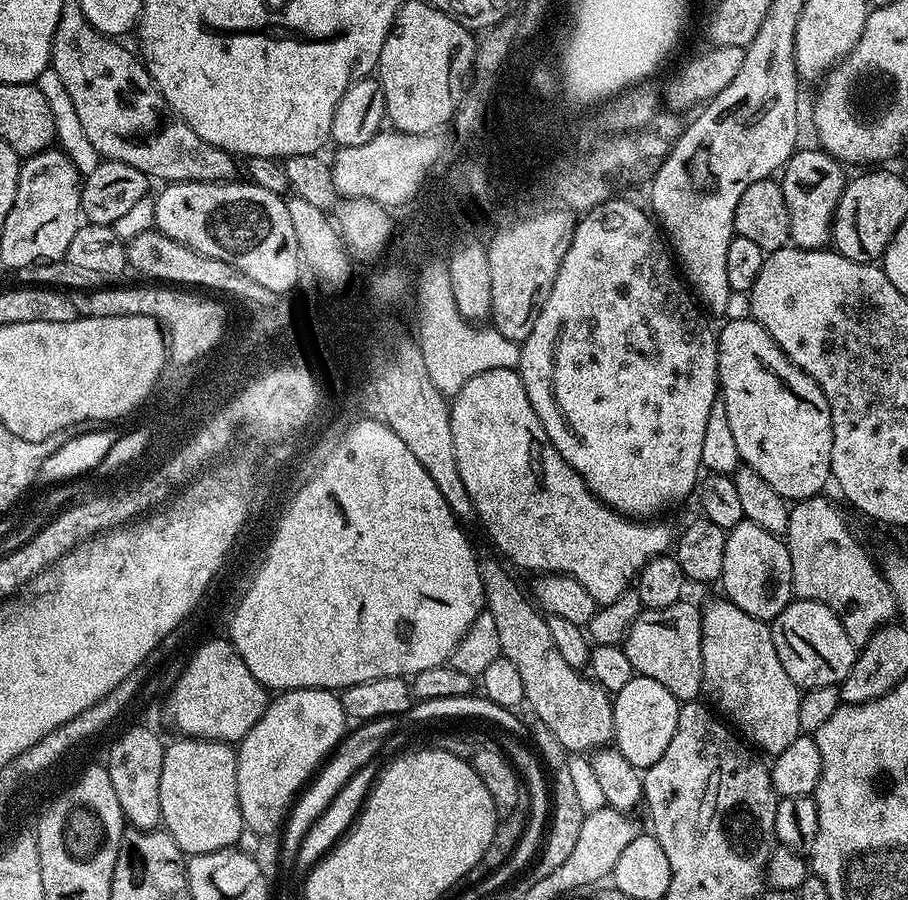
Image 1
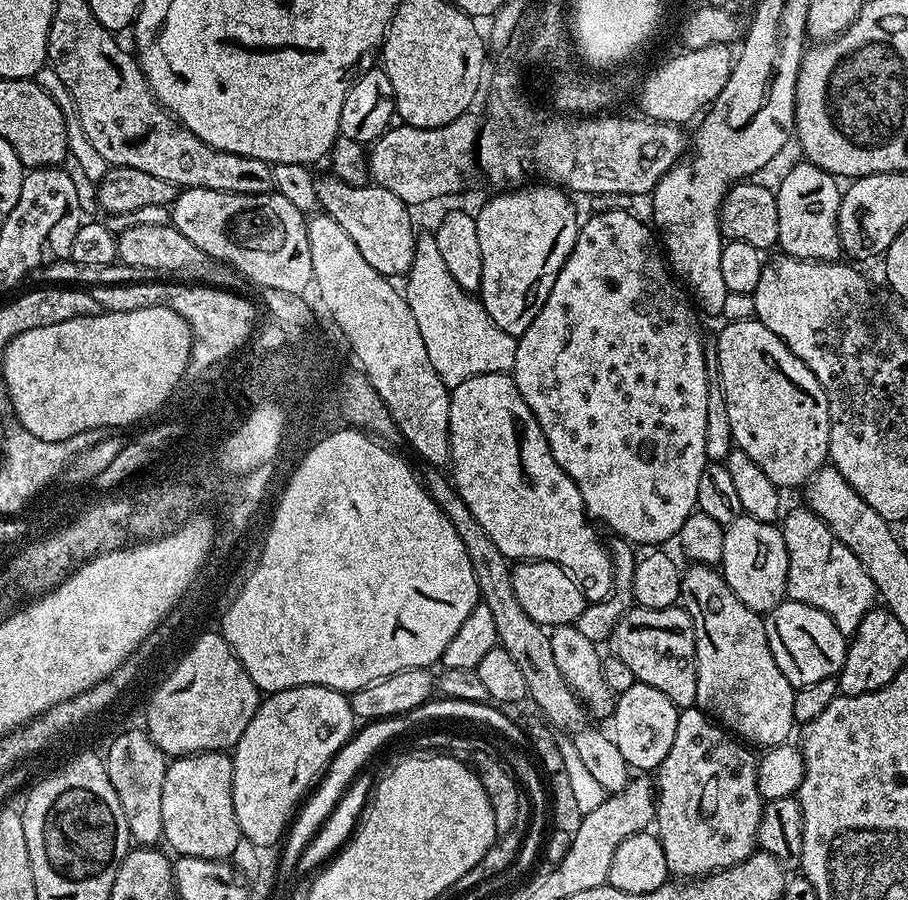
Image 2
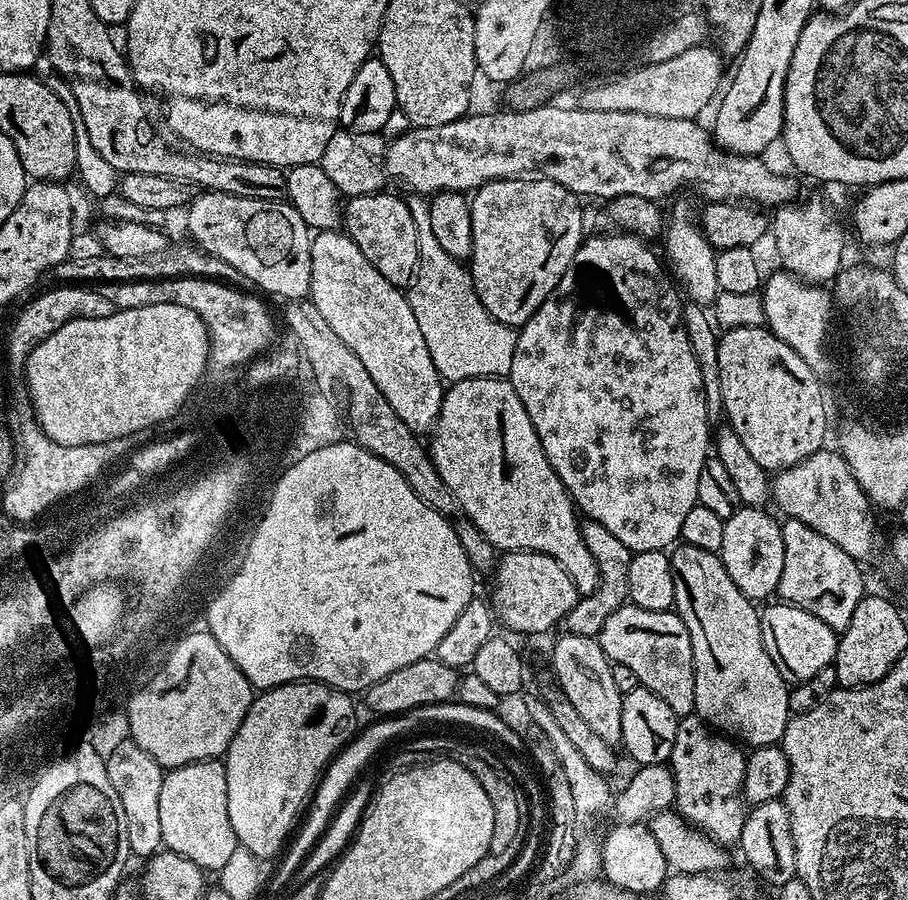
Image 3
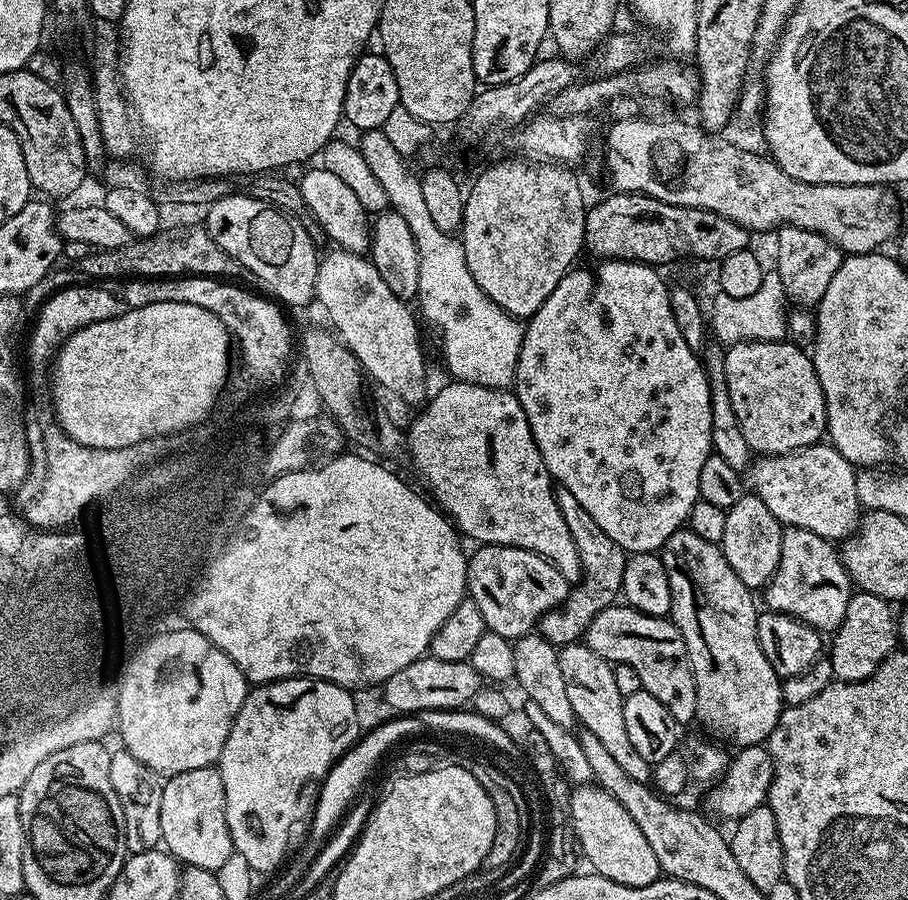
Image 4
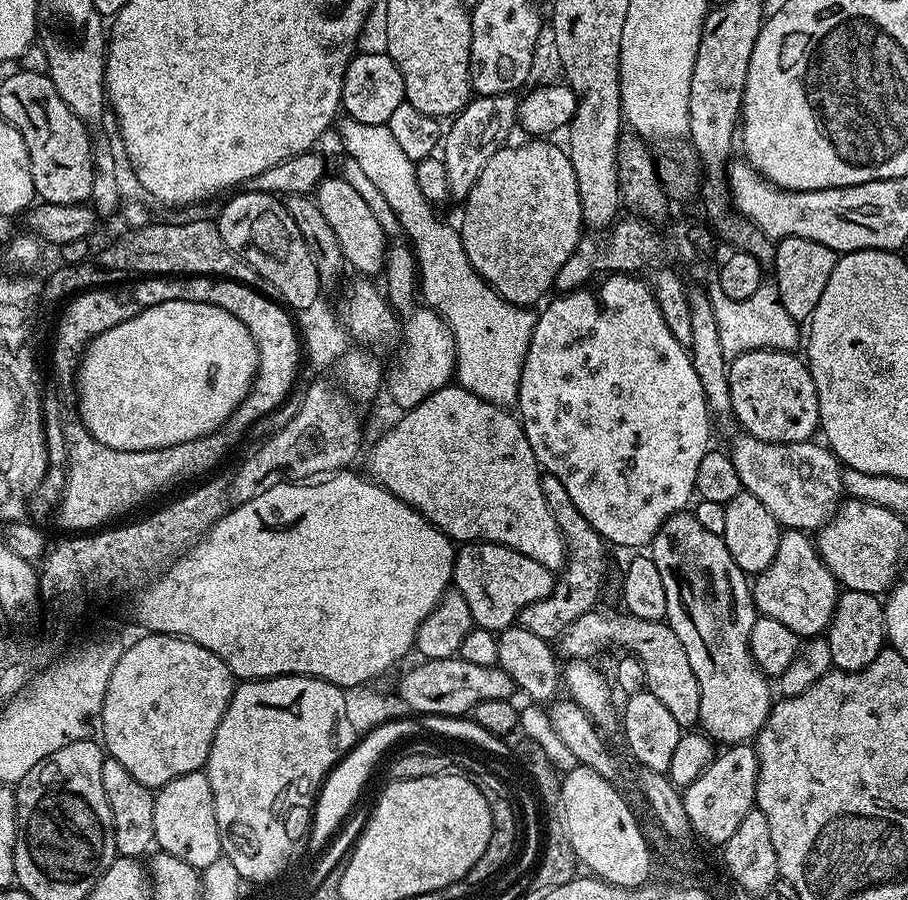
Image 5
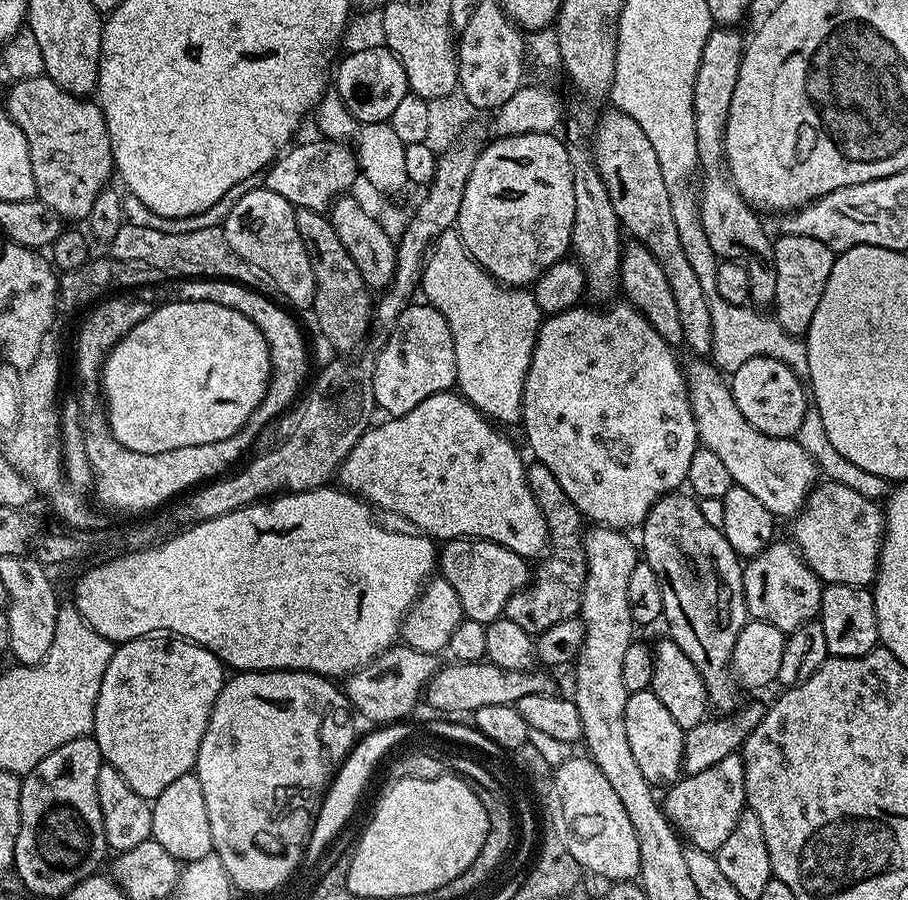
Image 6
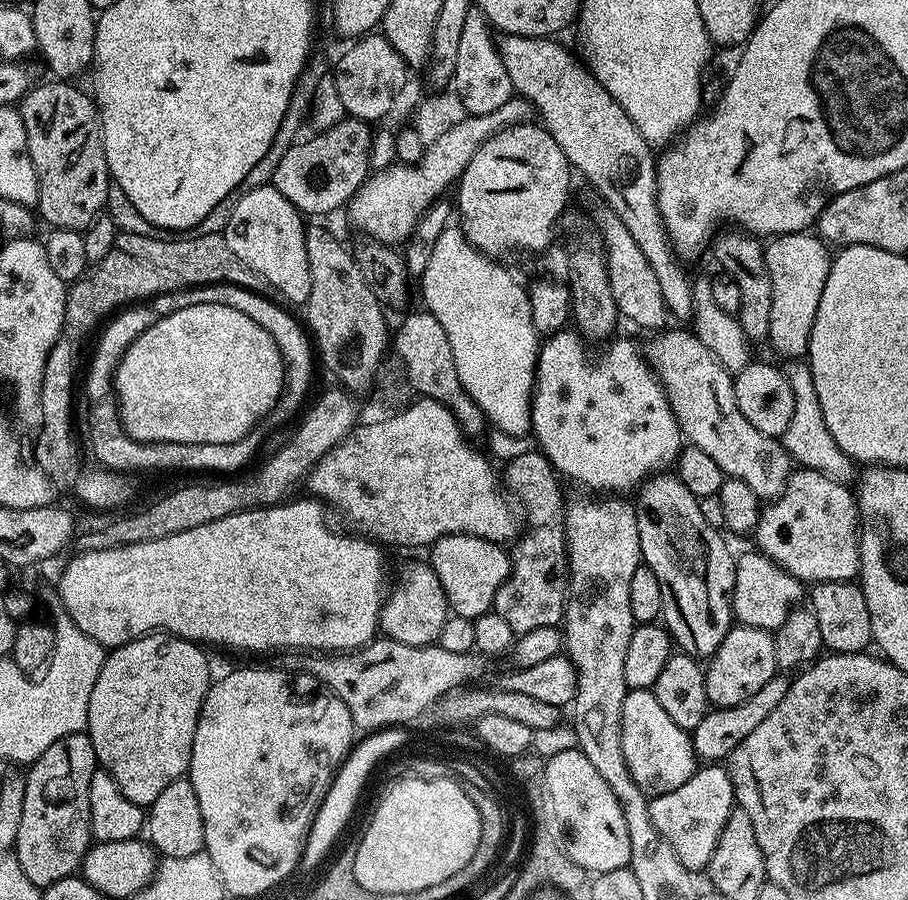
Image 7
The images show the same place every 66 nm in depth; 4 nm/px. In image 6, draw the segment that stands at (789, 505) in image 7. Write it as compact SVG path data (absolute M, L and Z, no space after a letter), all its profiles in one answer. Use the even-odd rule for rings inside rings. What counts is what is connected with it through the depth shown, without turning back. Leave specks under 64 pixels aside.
M820 482L809 492L803 508L791 524L791 543L821 582L863 588L875 581L876 569L880 567L880 544L884 541L884 513L877 501L866 499L862 494L858 494L858 490L850 490L850 486Z

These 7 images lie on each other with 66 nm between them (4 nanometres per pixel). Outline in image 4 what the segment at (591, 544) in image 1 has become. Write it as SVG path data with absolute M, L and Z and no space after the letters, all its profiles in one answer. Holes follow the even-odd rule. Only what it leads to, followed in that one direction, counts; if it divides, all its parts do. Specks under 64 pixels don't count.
M453 379L452 384L445 388L440 388L431 393L430 399L419 409L416 421L412 425L407 425L406 439L408 441L407 455L412 456L412 464L416 467L418 475L424 479L426 487L432 491L431 499L435 501L441 512L456 525L457 529L465 537L476 540L477 545L481 544L501 544L502 546L514 546L522 550L536 552L540 556L545 556L569 582L579 581L580 559L578 558L578 546L574 546L574 538L570 534L570 526L566 526L566 518L562 510L558 510L556 501L556 488L552 476L546 470L546 462L542 462L542 454L534 442L534 434L530 430L530 422L526 422L526 414L518 402L515 391L503 388L487 388L477 384L467 384L465 380Z

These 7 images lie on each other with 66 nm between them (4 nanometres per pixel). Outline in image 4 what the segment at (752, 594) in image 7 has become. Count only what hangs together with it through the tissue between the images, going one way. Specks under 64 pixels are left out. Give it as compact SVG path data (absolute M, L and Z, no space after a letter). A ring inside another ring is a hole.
M783 529L778 570L774 570L772 581L762 592L768 603L765 604L767 611L793 616L821 634L831 634L842 626L842 618L846 618L846 606L850 606L853 591L854 585L833 541L823 540L810 530Z

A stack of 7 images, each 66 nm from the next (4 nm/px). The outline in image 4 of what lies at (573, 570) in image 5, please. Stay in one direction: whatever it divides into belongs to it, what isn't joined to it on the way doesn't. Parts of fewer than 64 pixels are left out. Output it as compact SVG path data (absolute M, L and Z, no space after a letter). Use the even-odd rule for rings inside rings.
M562 487L556 488L556 501L558 510L566 518L566 526L570 526L570 534L574 538L574 546L578 546L578 558L580 559L580 578L578 583L569 591L568 596L554 610L550 610L540 620L538 634L546 642L556 645L557 649L564 648L568 644L575 644L583 637L584 632L602 614L602 610L613 607L621 595L622 570L626 553L624 549L582 510L578 498L570 494L570 490Z

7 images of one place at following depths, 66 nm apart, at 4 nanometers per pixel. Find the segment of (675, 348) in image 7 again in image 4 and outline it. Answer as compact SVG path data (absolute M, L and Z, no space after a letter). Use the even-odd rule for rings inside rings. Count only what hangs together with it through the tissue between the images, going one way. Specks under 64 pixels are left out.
M831 443L813 444L798 452L781 456L760 456L751 465L750 477L755 495L766 502L766 510L782 526L801 528L818 534L823 540L843 542L856 531L862 509L856 489L857 469Z

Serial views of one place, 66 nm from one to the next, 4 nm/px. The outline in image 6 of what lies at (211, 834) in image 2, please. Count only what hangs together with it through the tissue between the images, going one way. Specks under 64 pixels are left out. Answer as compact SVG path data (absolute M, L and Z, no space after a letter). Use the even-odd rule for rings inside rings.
M194 774L170 782L170 786L166 786L166 790L162 790L162 794L151 801L151 806L152 839L158 842L158 846L162 846L162 850L166 850L166 854L184 864L213 855L210 818L206 815L202 786Z

